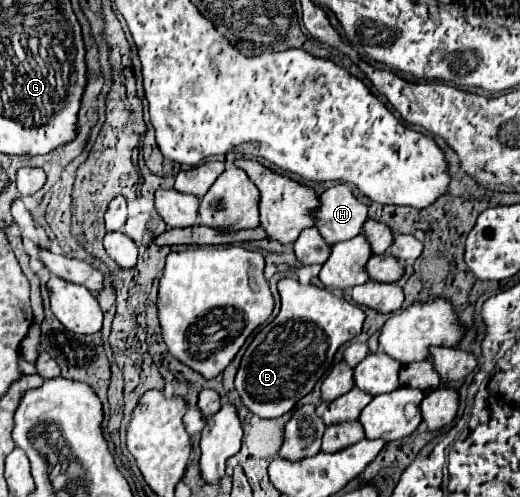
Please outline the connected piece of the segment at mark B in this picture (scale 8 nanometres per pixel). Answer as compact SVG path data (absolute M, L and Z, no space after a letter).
M282 278L278 292L282 298L280 314L254 336L236 374L236 390L244 406L260 418L278 418L290 412L328 372L336 350L358 336L364 324L364 312L356 304L332 296L326 288Z

